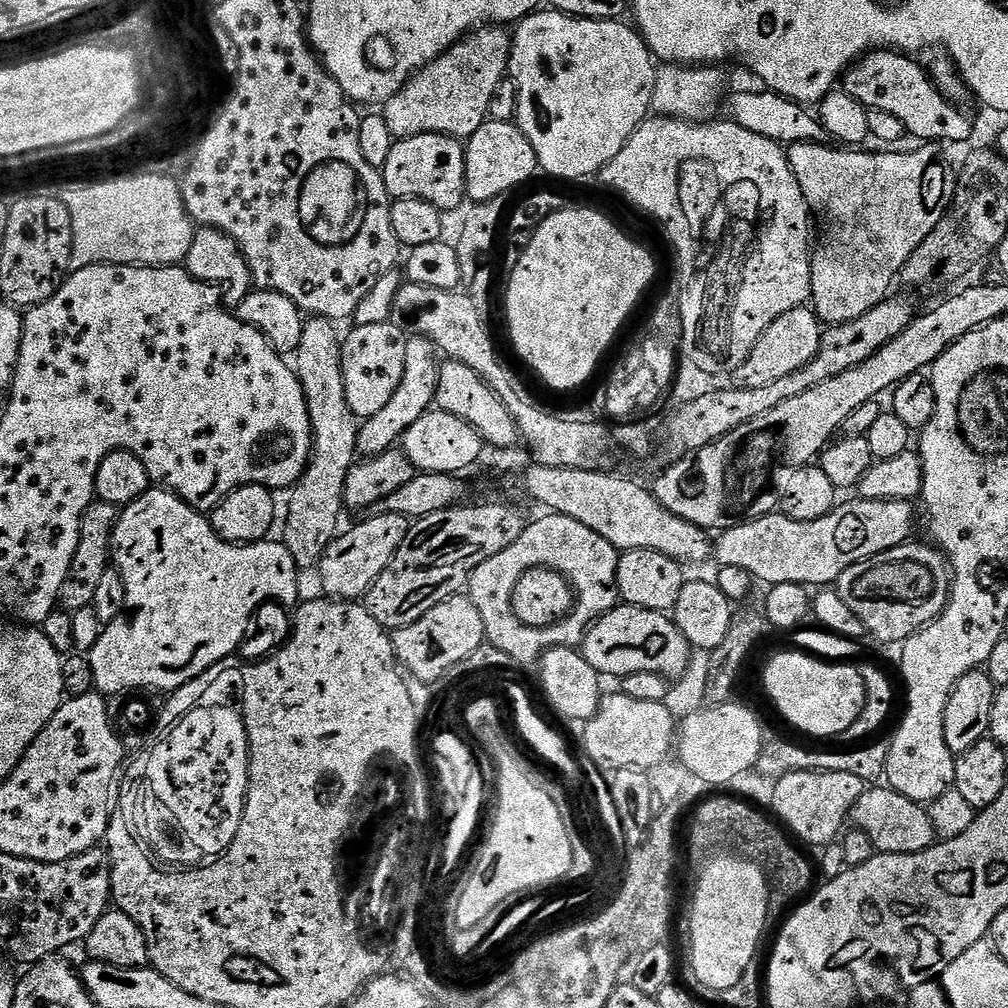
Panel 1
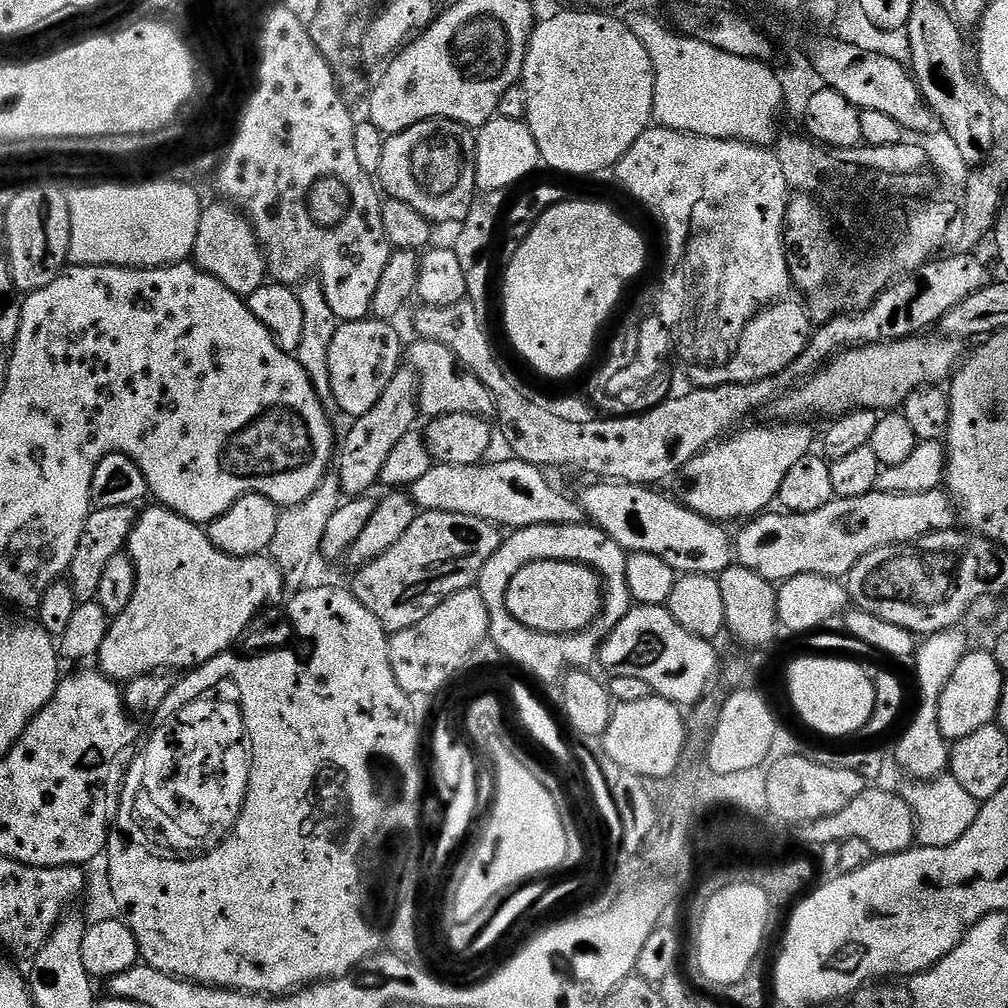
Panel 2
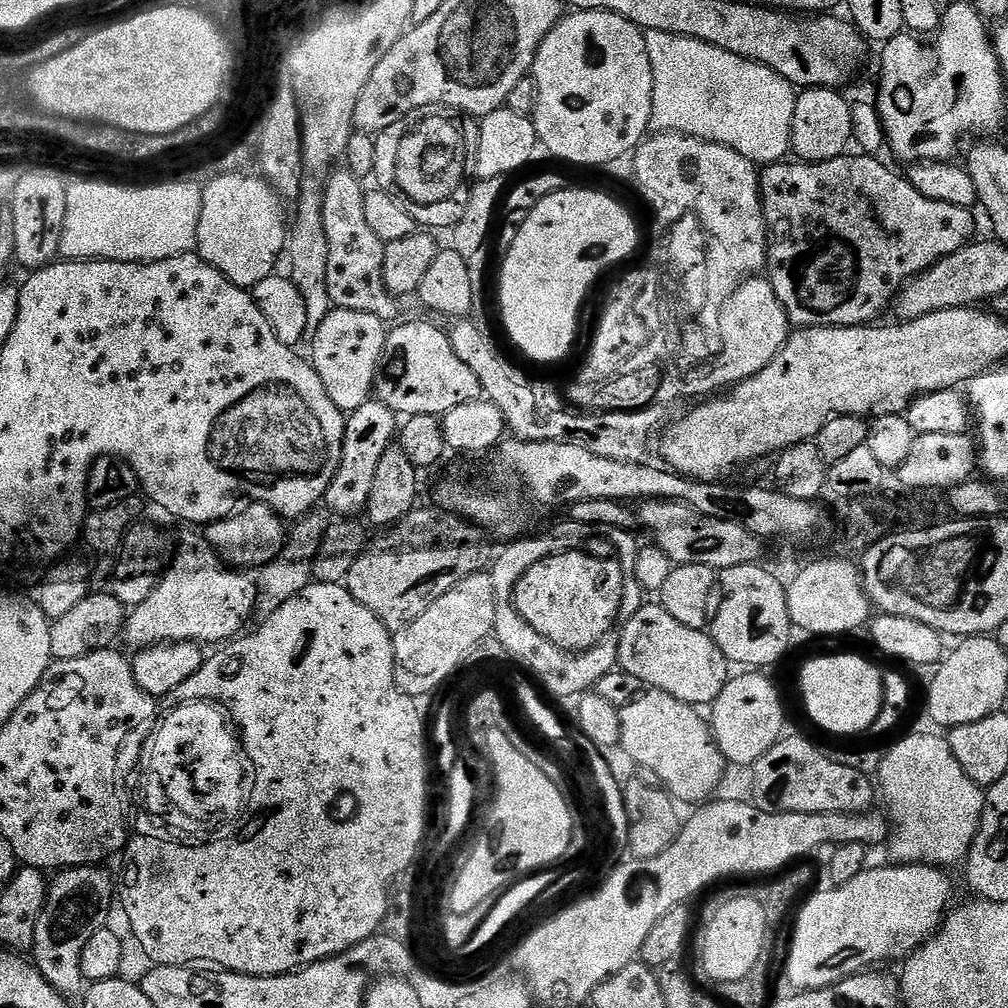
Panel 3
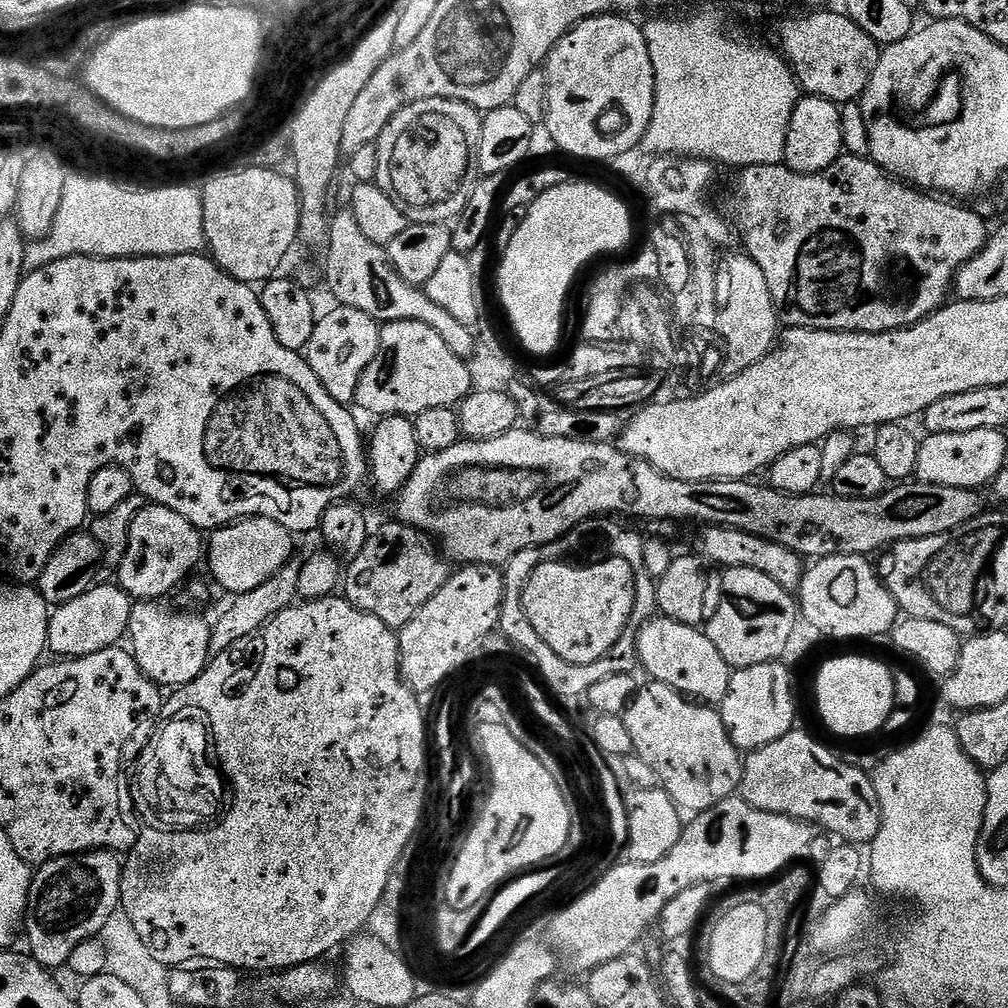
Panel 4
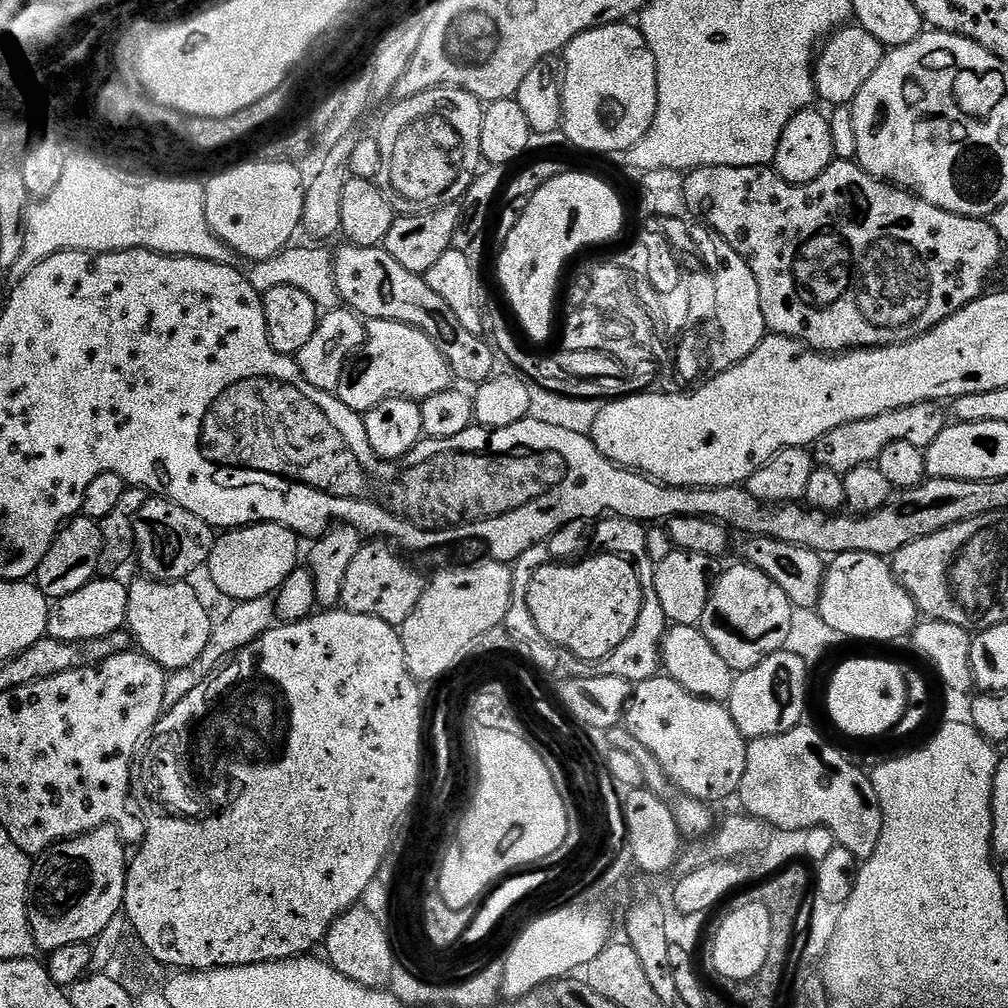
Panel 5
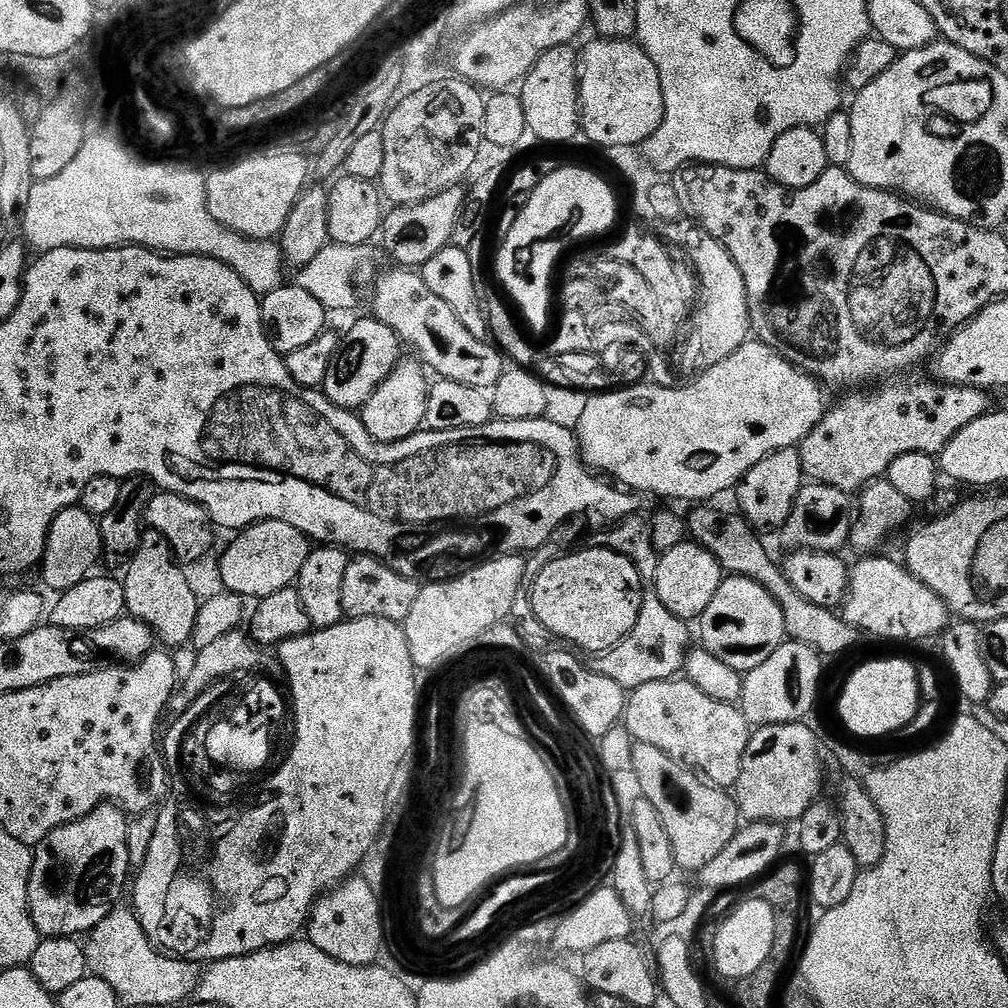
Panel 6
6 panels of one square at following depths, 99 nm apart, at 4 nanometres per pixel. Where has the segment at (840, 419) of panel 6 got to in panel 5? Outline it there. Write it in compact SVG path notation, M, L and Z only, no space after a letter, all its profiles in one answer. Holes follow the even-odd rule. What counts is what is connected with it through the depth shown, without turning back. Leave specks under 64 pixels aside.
M939 403L915 404L875 416L869 420L859 420L830 430L814 445L814 460L819 467L829 468L841 474L854 470L863 464L879 461L882 450L890 442L910 442L910 446L927 449L946 426L946 412Z

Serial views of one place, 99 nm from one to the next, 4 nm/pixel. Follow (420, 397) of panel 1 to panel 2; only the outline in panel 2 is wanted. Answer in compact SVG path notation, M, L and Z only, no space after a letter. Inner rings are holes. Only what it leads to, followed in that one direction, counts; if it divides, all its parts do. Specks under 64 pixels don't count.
M401 366L394 374L390 386L386 386L386 390L382 390L382 398L378 398L378 402L374 402L374 410L370 410L370 414L357 416L351 421L352 429L339 441L338 455L334 460L334 472L340 478L340 491L345 497L362 496L371 493L372 487L377 487L382 466L386 466L386 458L390 458L390 450L394 450L394 442L399 442L407 432L411 432L417 427L419 395L420 378L417 376L415 368Z

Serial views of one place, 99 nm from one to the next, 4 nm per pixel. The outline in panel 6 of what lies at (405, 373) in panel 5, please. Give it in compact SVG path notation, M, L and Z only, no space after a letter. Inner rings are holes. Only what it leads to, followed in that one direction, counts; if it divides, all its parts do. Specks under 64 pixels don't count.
M375 318L360 320L345 335L342 347L336 357L330 362L330 370L326 370L326 378L322 391L331 404L338 408L349 410L363 409L364 403L378 390L378 386L394 371L402 359L401 340L382 322Z

